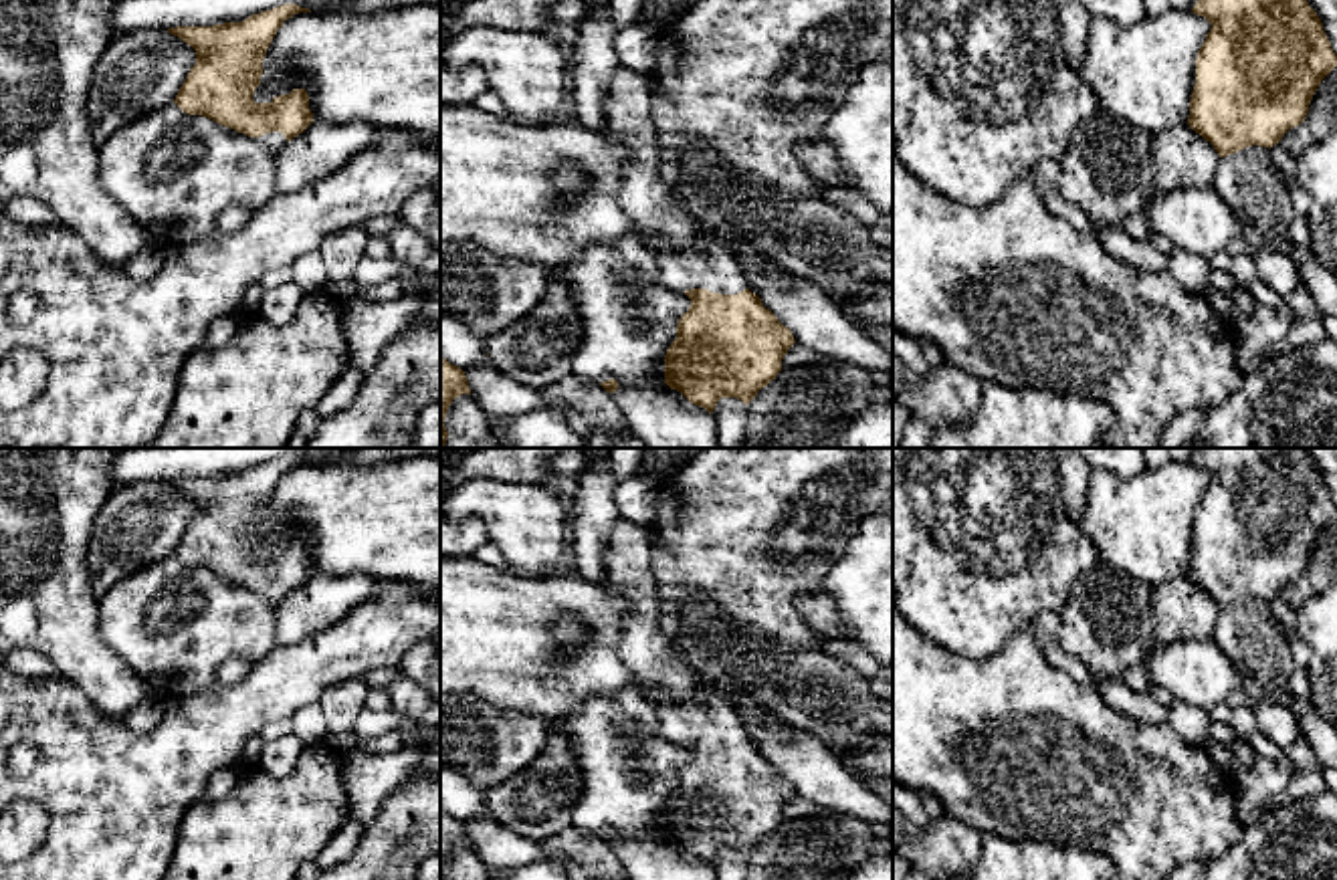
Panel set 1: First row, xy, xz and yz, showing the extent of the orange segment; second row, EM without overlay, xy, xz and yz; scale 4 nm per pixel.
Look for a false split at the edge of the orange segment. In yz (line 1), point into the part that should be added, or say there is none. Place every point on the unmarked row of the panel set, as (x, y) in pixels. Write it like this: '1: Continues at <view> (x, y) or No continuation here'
1: No continuation here

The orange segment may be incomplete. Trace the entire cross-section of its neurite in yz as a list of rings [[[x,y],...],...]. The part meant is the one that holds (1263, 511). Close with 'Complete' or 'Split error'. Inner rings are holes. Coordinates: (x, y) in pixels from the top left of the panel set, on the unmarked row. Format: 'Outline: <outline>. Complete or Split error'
Outline: [[[1202,448],[1192,460],[1212,480],[1196,511],[1196,537],[1188,577],[1214,597],[1220,610],[1250,597],[1272,599],[1301,577],[1321,533],[1337,519],[1323,474],[1303,448]]]. Complete

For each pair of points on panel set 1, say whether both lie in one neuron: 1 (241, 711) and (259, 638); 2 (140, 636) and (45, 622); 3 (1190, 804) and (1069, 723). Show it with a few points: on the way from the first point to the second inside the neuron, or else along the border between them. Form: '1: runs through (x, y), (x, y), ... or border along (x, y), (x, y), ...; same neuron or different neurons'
1: border along (275, 646), (255, 663); different neurons
2: border along (95, 598), (97, 636), (130, 667); different neurons
3: runs through (1160, 802), (1150, 802), (1138, 794), (1097, 753); same neuron

